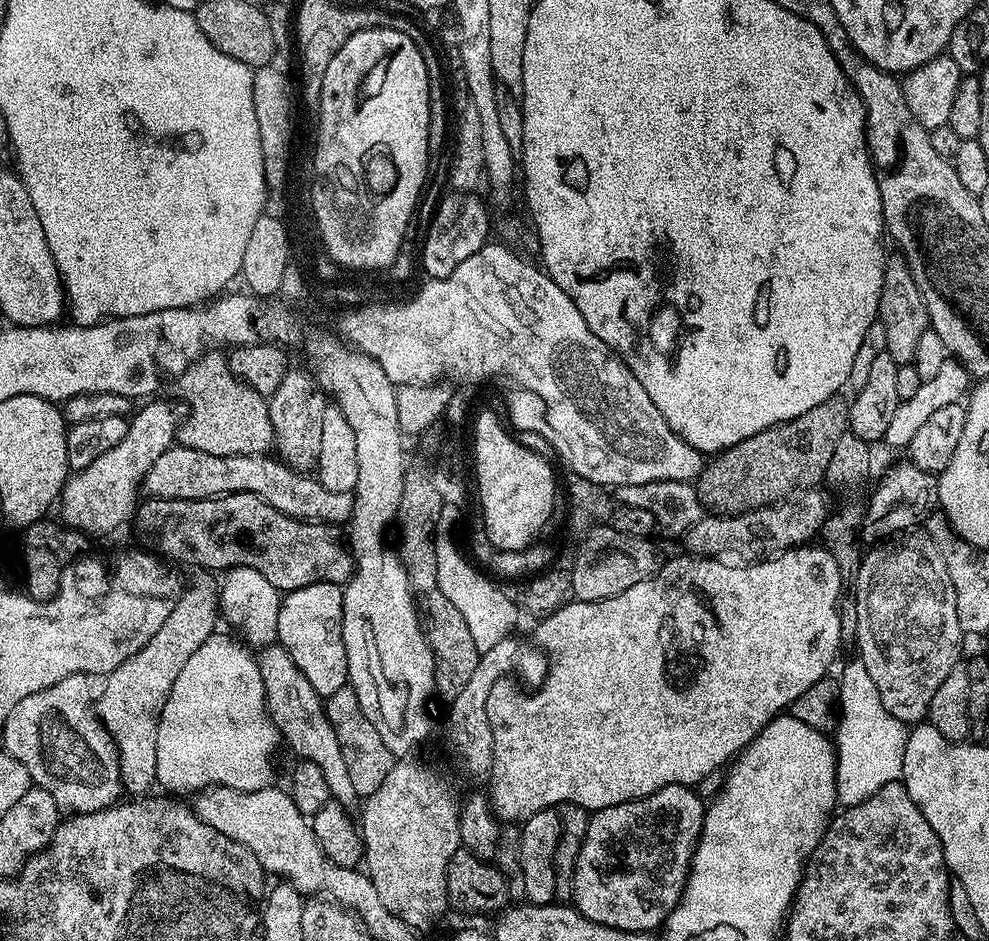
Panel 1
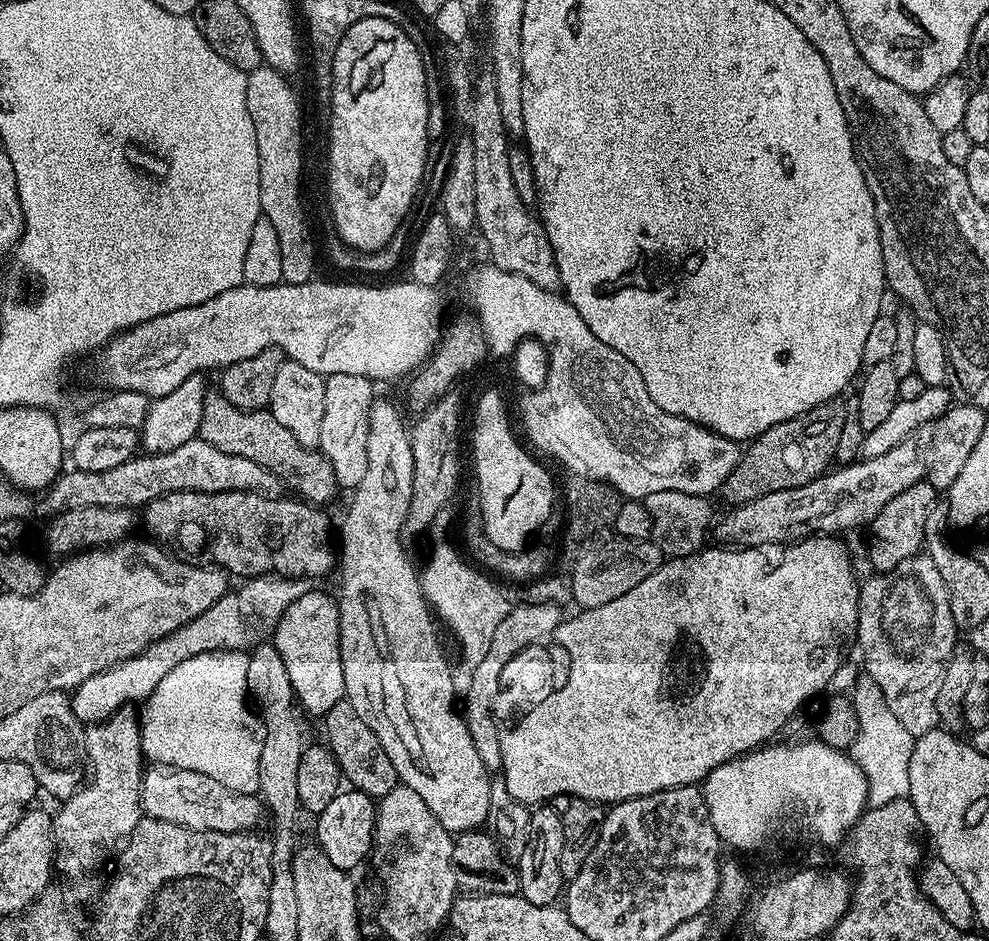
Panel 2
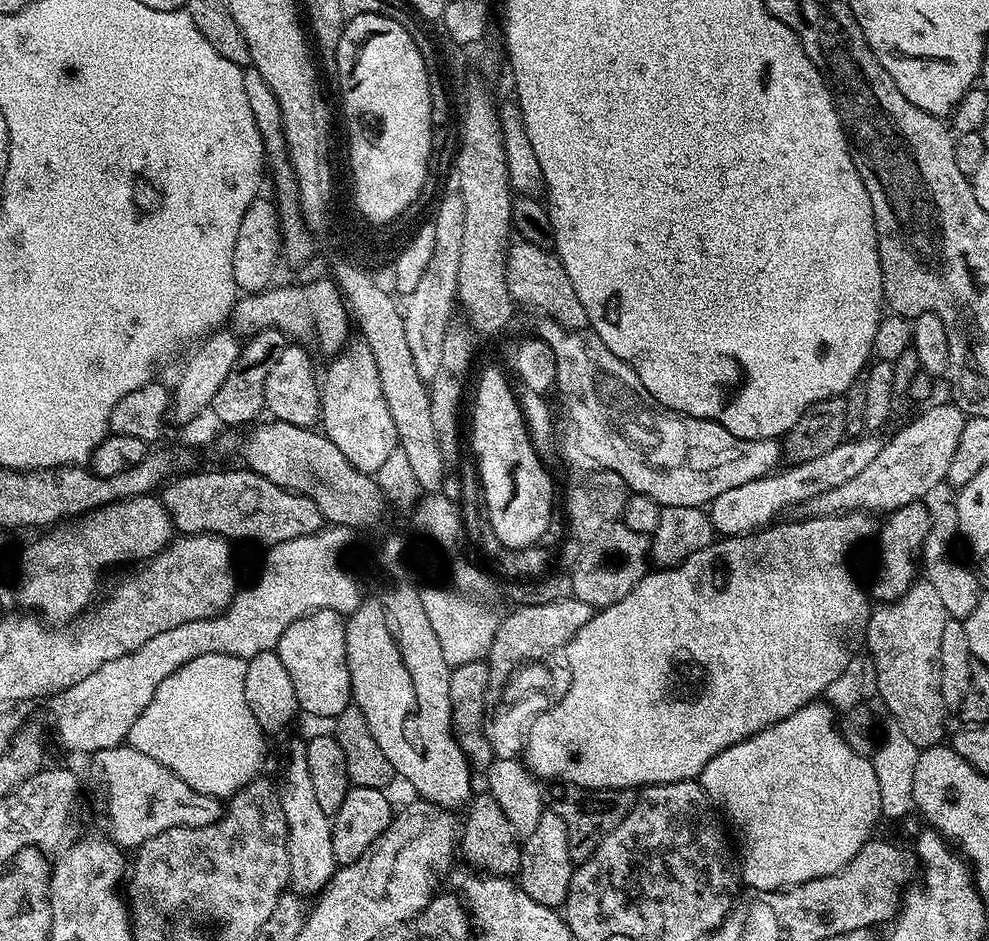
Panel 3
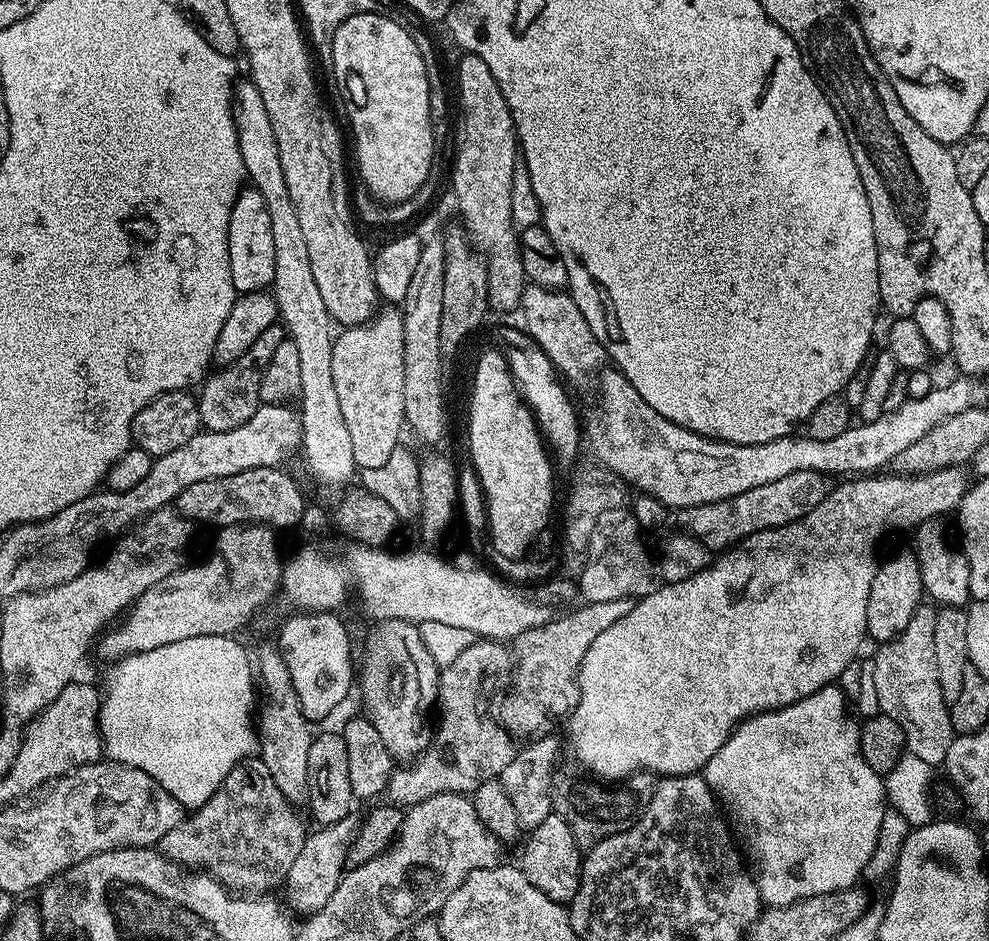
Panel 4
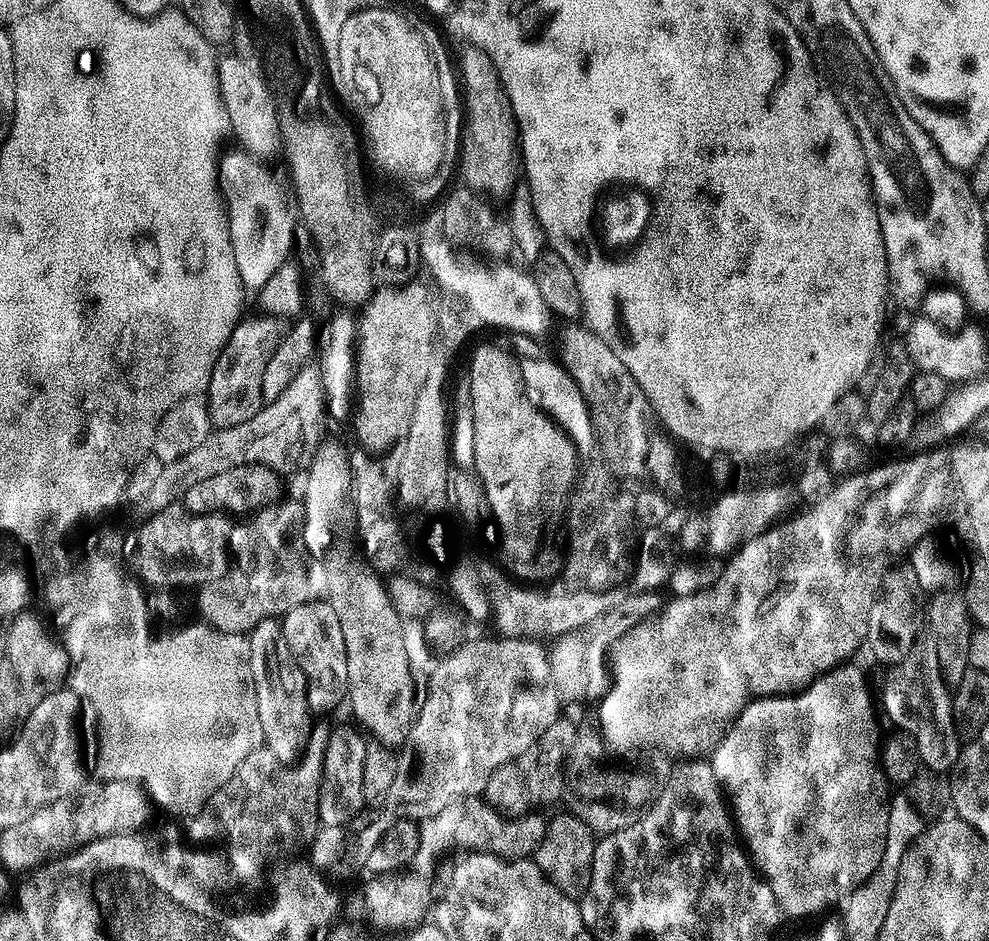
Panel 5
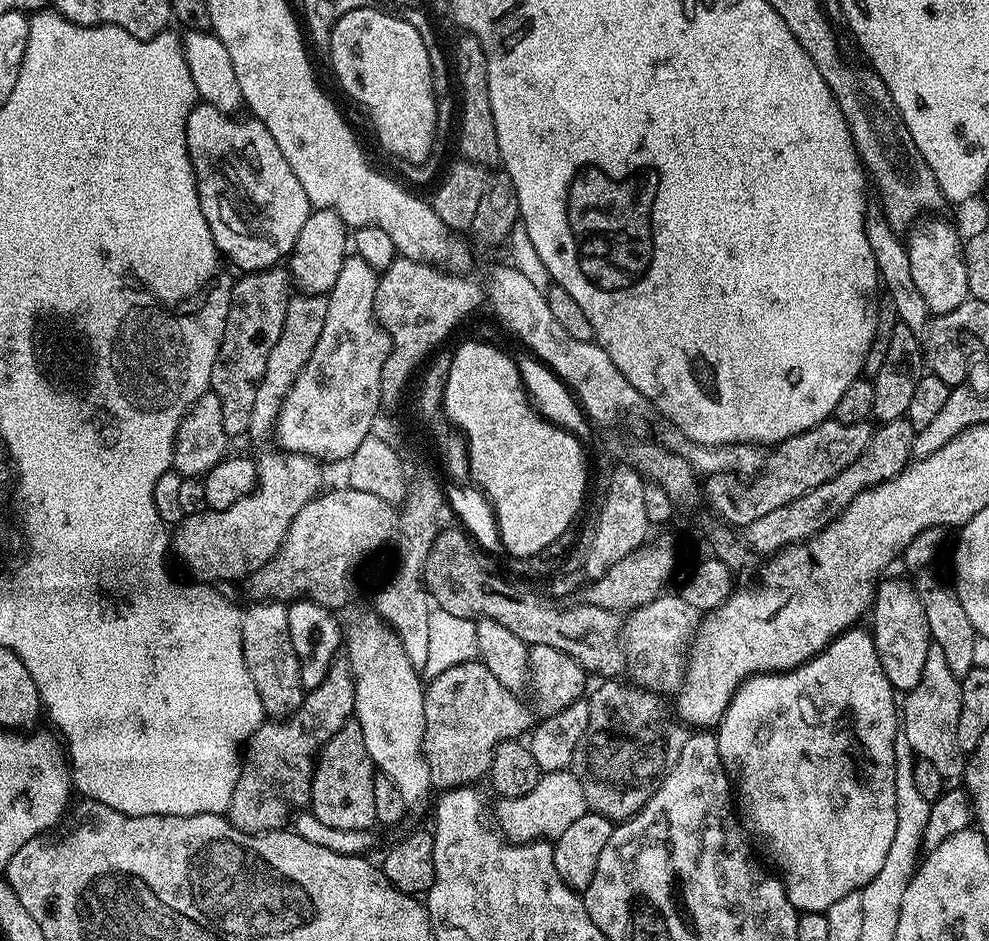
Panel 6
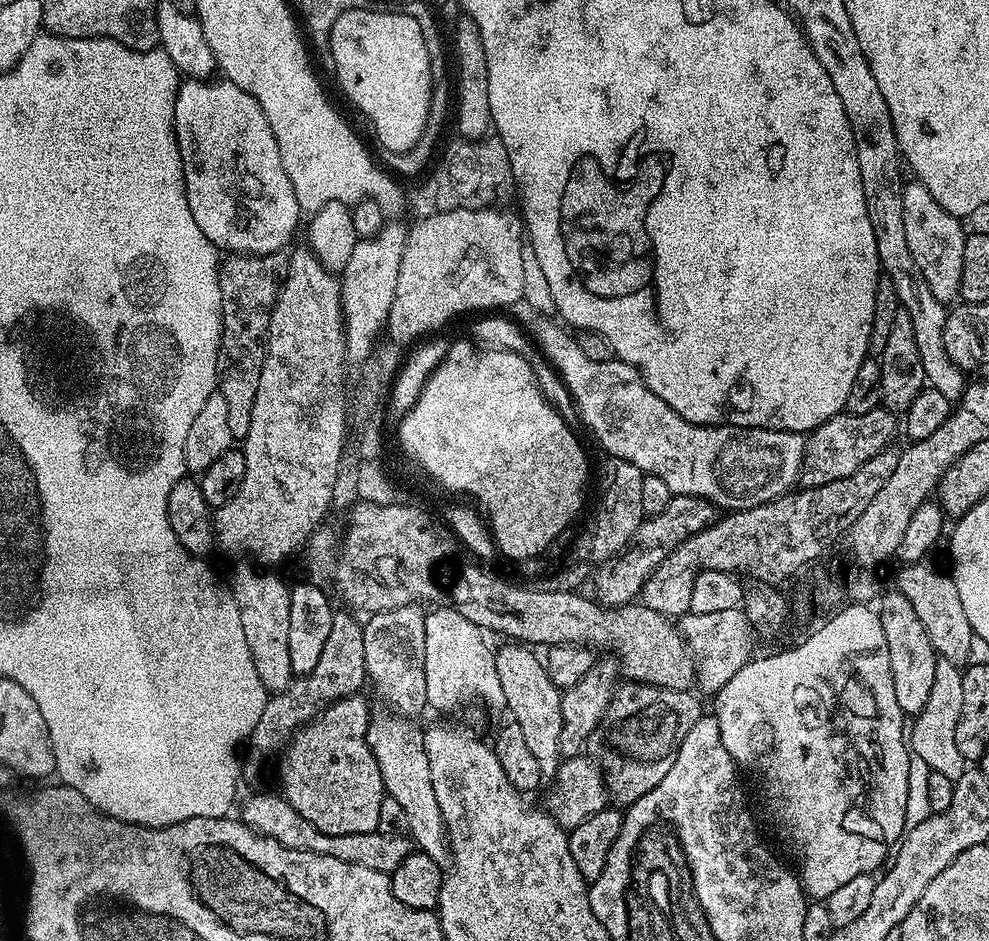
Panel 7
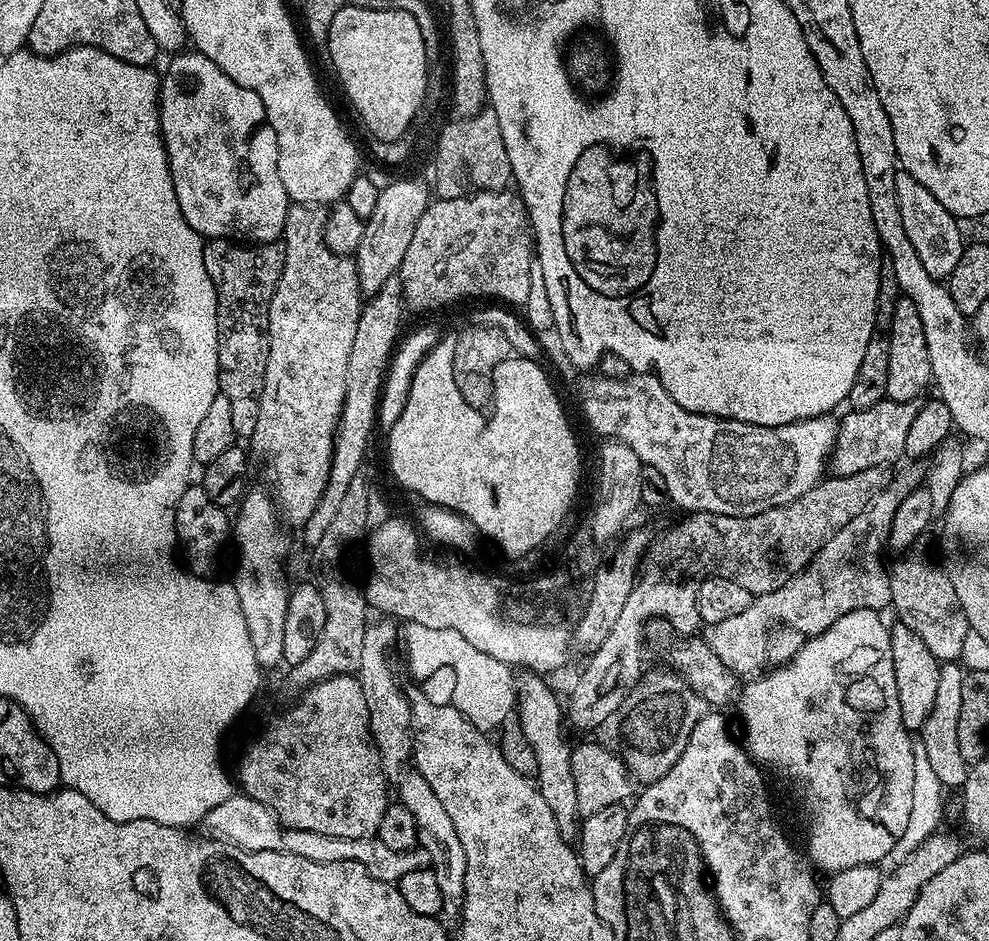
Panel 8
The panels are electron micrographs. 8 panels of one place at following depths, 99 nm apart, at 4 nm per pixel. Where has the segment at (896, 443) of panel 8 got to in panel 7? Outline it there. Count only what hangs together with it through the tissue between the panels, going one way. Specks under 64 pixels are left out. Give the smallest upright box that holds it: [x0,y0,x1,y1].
[799,406,897,488]

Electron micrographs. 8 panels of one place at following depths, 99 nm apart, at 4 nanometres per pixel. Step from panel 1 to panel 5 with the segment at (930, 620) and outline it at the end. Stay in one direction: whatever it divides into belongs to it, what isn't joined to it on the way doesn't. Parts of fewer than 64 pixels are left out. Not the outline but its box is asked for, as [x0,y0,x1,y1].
[884,635,962,773]

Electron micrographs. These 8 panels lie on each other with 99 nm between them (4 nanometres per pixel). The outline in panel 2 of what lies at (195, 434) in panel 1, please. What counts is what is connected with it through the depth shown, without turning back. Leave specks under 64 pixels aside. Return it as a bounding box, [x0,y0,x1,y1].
[199,390,338,506]

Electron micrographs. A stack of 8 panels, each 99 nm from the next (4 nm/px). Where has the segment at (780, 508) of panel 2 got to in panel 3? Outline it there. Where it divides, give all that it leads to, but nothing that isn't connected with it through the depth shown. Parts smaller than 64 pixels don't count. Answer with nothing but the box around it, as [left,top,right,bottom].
[802,402,966,516]

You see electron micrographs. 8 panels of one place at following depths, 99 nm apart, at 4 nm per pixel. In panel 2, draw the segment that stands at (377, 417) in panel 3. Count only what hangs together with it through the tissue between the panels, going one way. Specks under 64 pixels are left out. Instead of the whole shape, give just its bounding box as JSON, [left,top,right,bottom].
[319,374,374,490]

